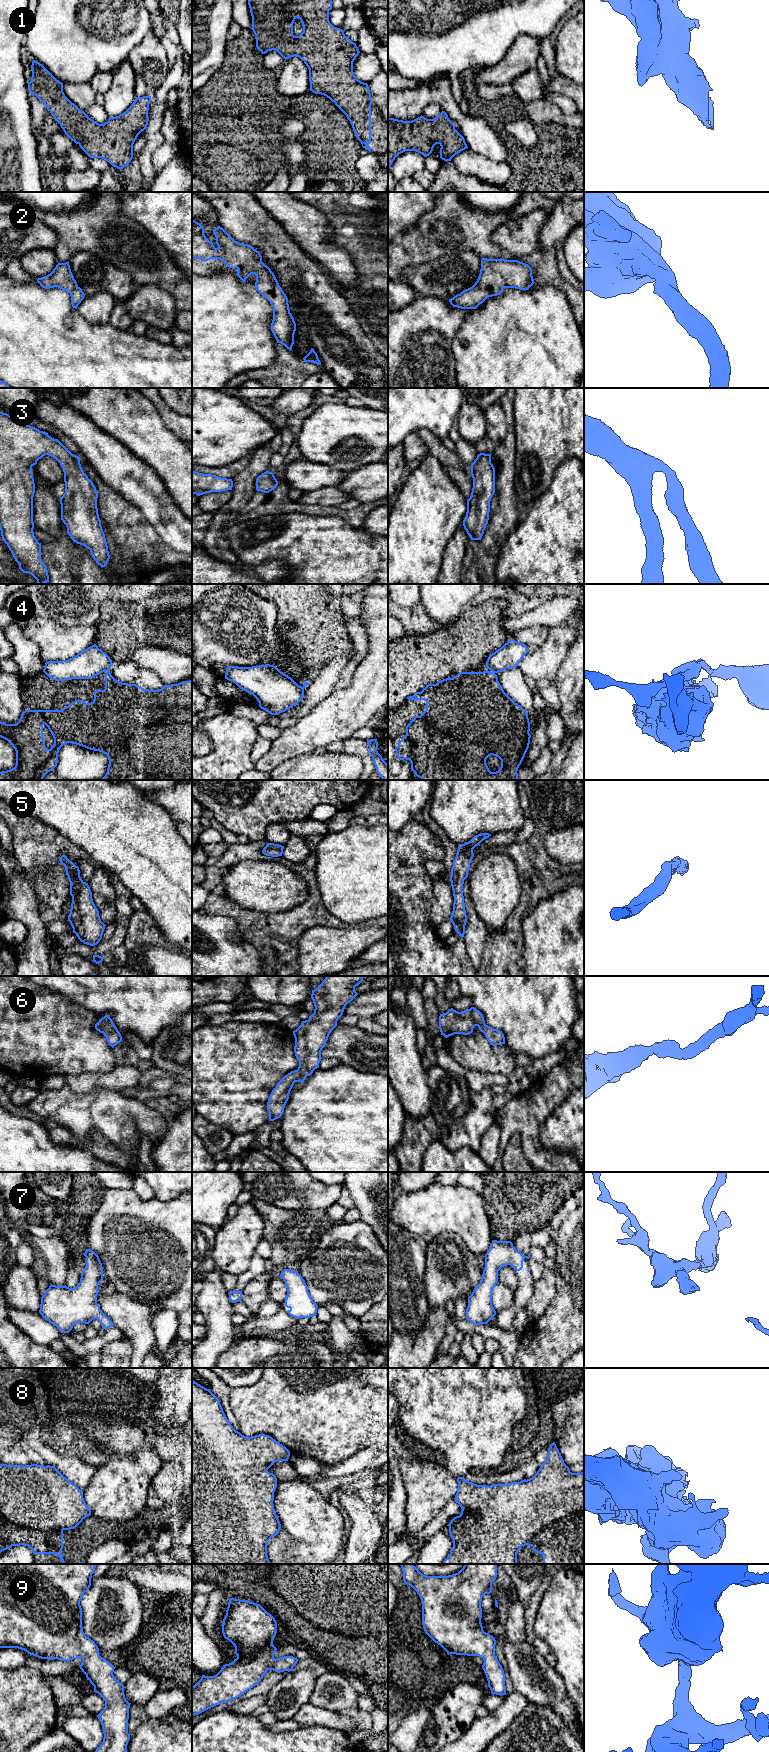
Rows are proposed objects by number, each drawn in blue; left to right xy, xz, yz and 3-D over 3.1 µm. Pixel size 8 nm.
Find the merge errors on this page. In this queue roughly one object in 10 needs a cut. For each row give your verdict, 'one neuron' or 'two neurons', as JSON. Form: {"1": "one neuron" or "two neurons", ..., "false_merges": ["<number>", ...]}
{"1": "one neuron", "2": "one neuron", "3": "one neuron", "4": "two neurons", "5": "one neuron", "6": "one neuron", "7": "one neuron", "8": "one neuron", "9": "one neuron", "false_merges": ["4"]}

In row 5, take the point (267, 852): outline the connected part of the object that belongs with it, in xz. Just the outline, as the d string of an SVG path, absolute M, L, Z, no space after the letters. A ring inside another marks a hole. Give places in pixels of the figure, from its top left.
M267 843L262 853L266 856L278 857L282 856L284 846L274 843Z

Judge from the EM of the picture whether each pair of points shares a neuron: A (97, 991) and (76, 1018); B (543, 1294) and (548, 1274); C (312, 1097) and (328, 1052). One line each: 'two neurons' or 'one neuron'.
A: two neurons
B: one neuron
C: two neurons

